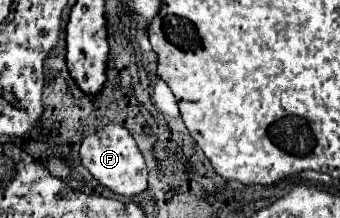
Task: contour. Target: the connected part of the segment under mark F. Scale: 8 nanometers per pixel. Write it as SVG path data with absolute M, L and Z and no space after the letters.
M107 125L101 131L85 137L81 143L81 161L91 171L91 175L113 193L133 197L147 189L147 167L143 155L137 149L131 133L121 125Z

